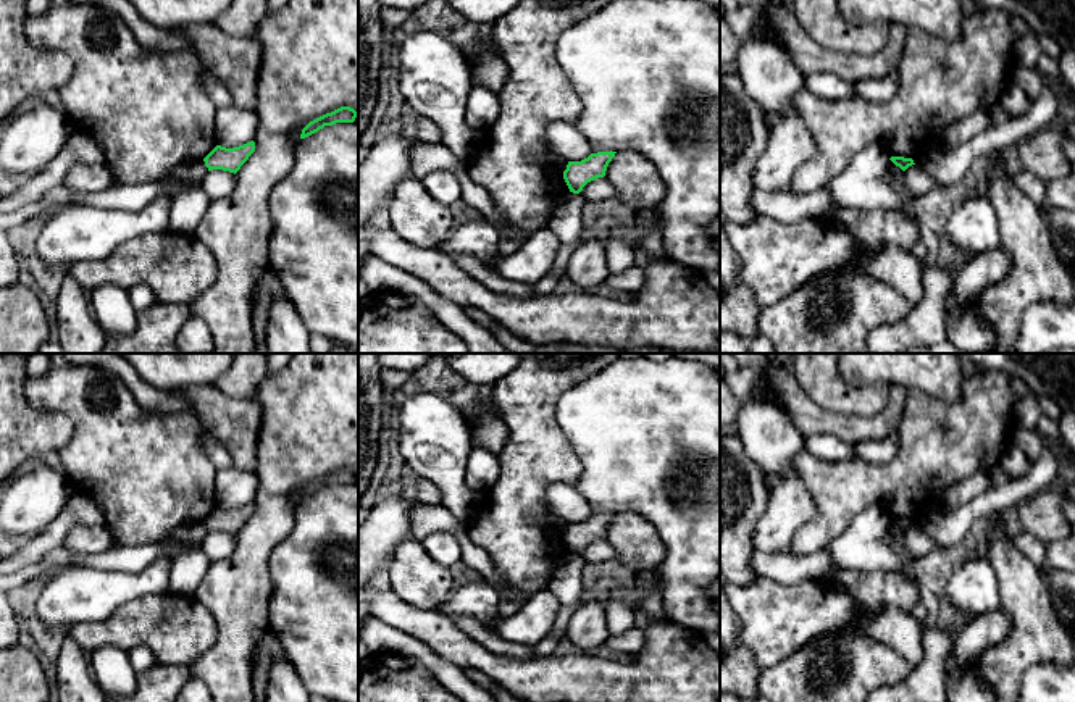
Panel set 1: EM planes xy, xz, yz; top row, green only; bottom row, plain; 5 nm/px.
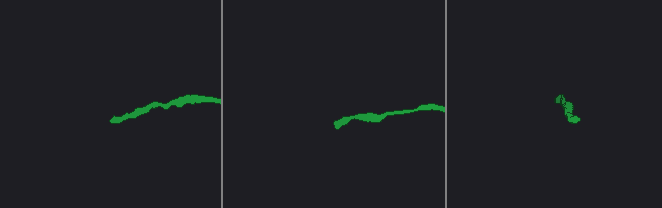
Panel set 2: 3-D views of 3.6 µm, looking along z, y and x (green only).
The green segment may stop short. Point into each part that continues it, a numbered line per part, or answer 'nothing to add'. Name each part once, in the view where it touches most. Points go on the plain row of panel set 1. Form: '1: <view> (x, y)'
nothing to add

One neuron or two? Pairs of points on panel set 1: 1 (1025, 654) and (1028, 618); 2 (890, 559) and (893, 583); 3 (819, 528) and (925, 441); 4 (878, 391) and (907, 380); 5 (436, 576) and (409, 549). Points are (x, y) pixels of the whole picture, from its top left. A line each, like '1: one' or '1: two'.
1: one
2: two
3: one
4: two
5: one

